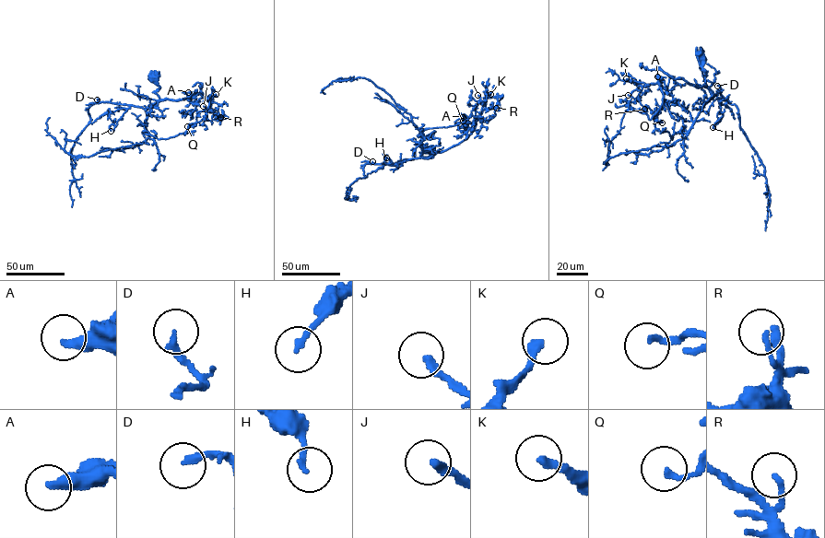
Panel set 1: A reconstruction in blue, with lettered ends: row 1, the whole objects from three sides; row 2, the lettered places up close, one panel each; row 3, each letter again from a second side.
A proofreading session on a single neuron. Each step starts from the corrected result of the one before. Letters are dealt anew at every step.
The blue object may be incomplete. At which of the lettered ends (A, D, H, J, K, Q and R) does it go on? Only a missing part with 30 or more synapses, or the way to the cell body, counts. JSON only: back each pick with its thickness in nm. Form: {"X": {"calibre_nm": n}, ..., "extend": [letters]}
{"A": {"calibre_nm": 360}, "J": {"calibre_nm": 240}, "K": {"calibre_nm": 240}, "extend": ["A", "J", "K"]}

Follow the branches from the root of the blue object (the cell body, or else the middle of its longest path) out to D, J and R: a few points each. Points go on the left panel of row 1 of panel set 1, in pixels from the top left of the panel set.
D: (153, 77), (159, 87), (154, 91), (159, 99), (151, 107), (98, 102), (97, 99)
J: (153, 77), (159, 99), (185, 99), (198, 94), (200, 86), (209, 101), (207, 109), (203, 106)
R: (153, 77), (159, 99), (185, 99), (198, 94), (200, 86), (220, 124), (220, 117)

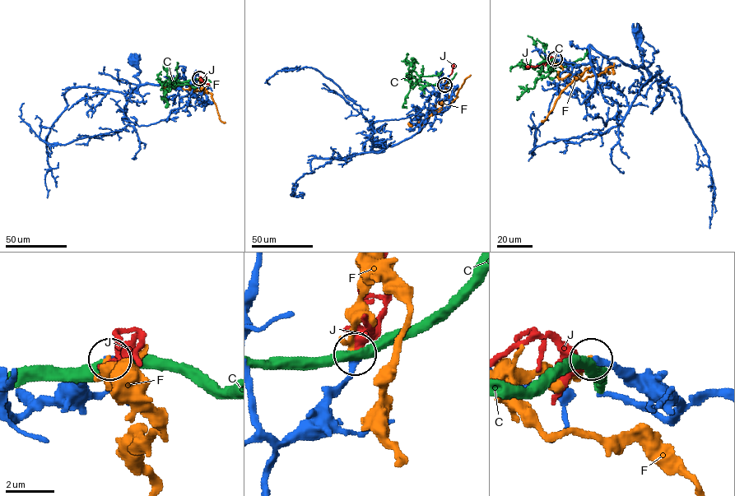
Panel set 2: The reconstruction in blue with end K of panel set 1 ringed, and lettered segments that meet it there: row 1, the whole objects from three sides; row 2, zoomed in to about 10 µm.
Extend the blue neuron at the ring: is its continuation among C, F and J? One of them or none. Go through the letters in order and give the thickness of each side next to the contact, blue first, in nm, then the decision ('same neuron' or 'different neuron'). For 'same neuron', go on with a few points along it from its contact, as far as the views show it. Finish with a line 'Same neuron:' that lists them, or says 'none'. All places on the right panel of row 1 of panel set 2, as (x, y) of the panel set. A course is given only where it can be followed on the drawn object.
C: 280 nm thick on the blue side, 480 nm on the other; different neuron
F: 260 nm thick on the blue side, 190 nm on the other; different neuron
J: 260 nm thick on the blue side, 300 nm on the other; same neuron; it runs (555, 58), (547, 57), (535, 67), (526, 66)
Same neuron: J

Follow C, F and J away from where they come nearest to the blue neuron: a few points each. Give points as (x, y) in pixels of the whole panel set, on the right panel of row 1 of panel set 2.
C: (555, 58), (556, 64), (547, 71), (534, 66), (526, 68), (523, 63), (518, 63), (510, 71)
F: (555, 58), (550, 62), (581, 80), (603, 72), (612, 63), (614, 73)
J: (555, 58), (547, 57), (535, 67), (526, 66)

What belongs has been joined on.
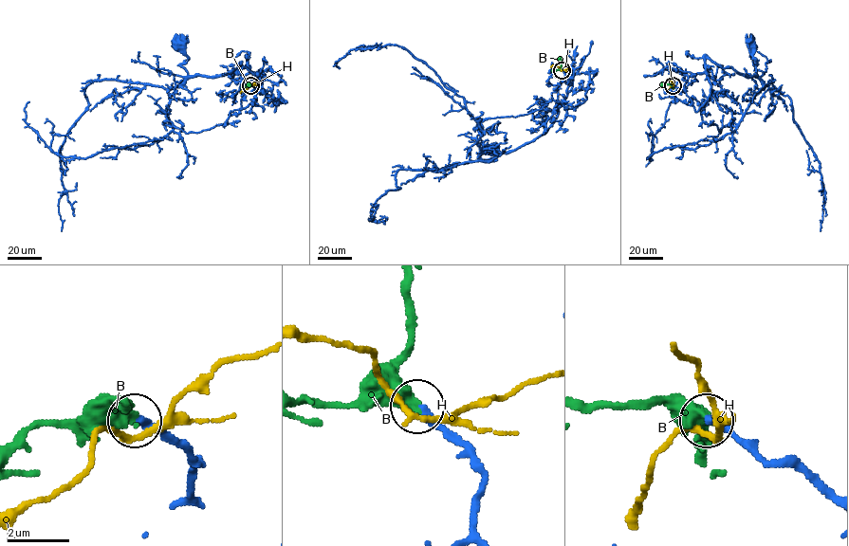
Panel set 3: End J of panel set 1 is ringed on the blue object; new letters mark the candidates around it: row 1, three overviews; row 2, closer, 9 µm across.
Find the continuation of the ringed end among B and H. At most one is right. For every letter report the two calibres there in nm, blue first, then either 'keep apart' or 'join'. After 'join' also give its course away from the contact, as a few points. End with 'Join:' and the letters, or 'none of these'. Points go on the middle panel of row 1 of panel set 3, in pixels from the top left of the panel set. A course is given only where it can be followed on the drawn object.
B: 260/440 nm | join | via (562, 70), (561, 57)
H: 300/200 nm | keep apart
Join: B

